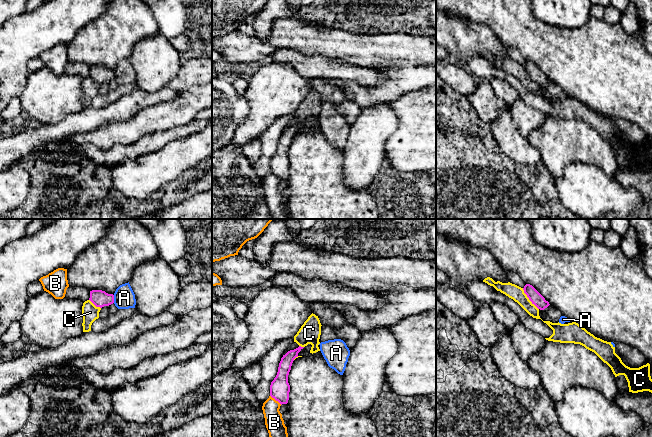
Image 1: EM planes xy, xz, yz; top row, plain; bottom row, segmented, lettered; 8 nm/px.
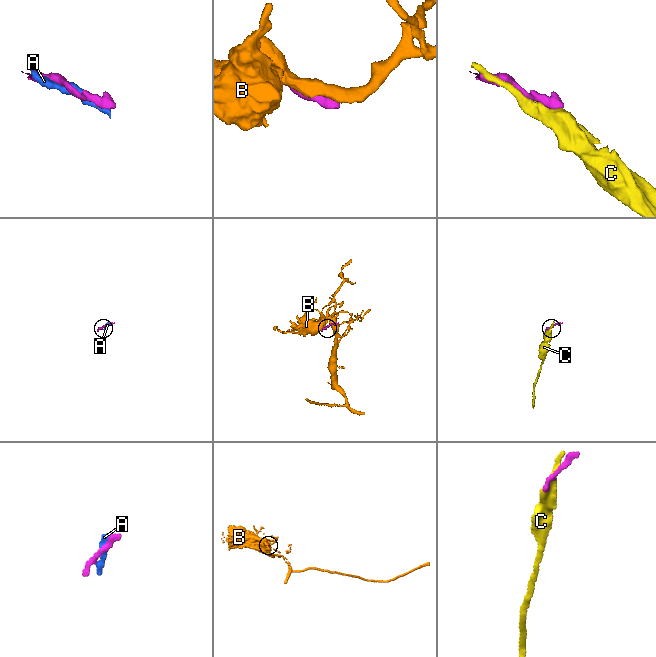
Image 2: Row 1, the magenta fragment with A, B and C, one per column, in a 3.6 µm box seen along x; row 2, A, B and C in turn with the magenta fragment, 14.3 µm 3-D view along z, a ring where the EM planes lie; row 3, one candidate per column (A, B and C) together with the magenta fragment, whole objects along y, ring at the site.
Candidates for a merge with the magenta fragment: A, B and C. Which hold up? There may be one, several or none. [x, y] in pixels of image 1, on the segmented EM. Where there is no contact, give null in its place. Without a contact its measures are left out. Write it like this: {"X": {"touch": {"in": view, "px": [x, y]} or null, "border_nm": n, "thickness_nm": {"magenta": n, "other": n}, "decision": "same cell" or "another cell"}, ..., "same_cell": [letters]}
{"A": {"touch": {"in": "xy", "px": [113, 299]}, "border_nm": 60, "thickness_nm": {"magenta": 140, "other": 180}, "decision": "another cell"}, "B": {"touch": {"in": "xz", "px": [276, 400]}, "border_nm": 120, "thickness_nm": {"magenta": 160, "other": 150}, "decision": "another cell"}, "C": {"touch": {"in": "yz", "px": [529, 299]}, "border_nm": 220, "thickness_nm": {"magenta": 100, "other": 120}, "decision": "another cell"}, "same_cell": []}

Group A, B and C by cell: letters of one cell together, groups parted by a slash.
A / B / C

